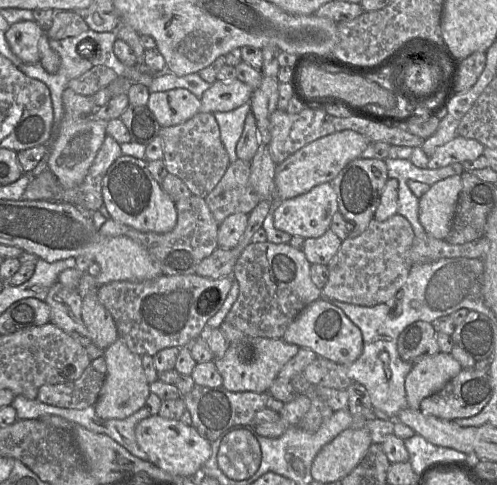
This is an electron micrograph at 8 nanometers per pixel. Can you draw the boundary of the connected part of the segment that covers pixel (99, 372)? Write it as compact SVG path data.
M102 355L92 360L78 379L39 387L37 399L48 405L67 409L93 406L101 392L106 372L105 357Z

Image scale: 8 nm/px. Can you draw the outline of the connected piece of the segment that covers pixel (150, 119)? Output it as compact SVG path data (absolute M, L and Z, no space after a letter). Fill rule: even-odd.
M129 105L119 118L126 126L132 141L147 145L160 131L160 124L147 106Z

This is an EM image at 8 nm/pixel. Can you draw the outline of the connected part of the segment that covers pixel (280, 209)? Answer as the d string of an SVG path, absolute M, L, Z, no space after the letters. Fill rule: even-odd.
M322 183L305 194L280 200L274 208L274 226L292 236L318 238L330 229L332 218L338 211L337 195L331 183Z

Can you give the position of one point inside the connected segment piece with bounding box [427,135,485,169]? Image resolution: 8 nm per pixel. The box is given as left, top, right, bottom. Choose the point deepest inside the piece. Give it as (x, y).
(460, 149)

